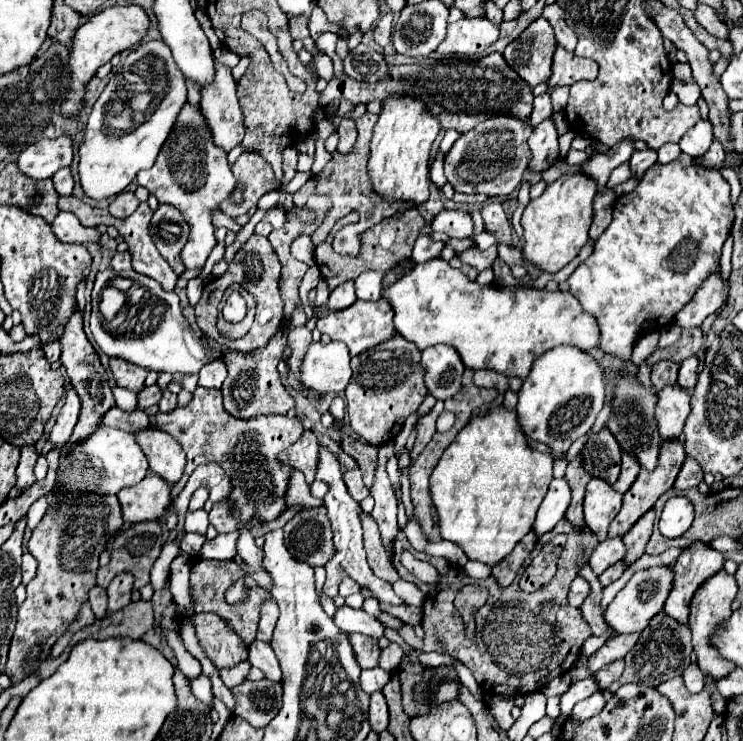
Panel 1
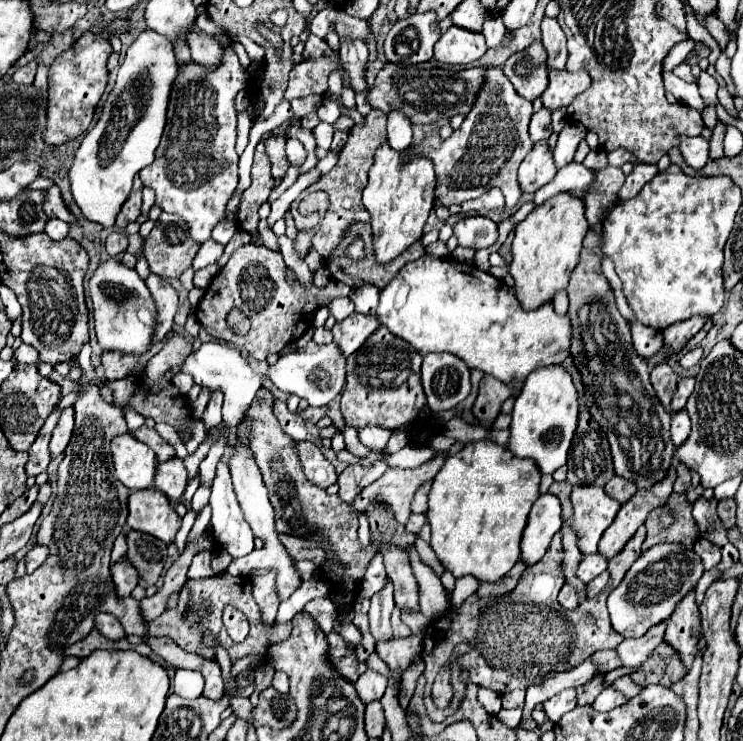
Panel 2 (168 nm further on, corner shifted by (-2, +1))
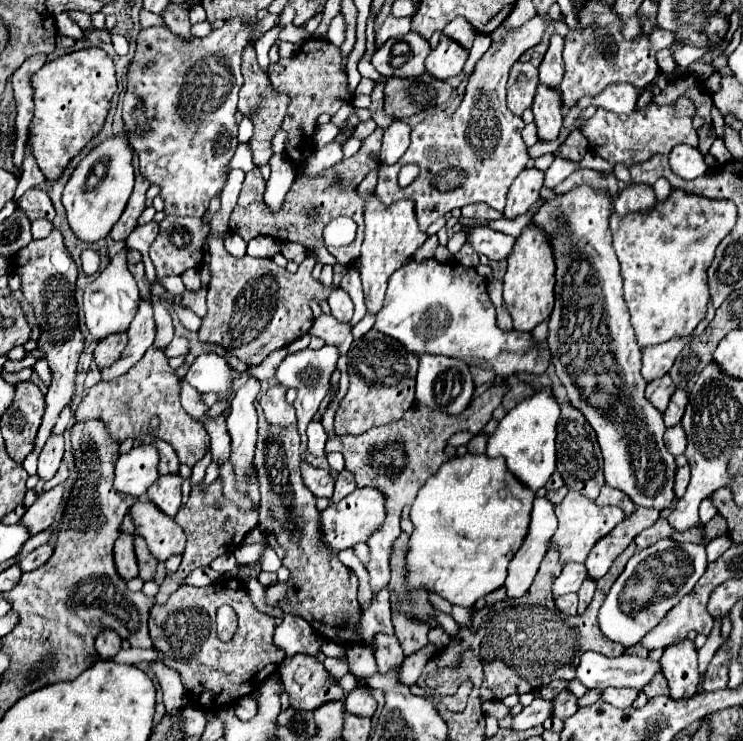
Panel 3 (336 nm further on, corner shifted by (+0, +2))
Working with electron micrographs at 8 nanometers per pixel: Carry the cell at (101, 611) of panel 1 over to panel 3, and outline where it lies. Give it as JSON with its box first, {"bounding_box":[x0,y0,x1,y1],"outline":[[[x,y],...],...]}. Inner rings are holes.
{"bounding_box":[95,630,121,658],"outline":[[[101,630],[95,638],[95,648],[101,658],[111,658],[121,650],[121,636],[115,630]]]}

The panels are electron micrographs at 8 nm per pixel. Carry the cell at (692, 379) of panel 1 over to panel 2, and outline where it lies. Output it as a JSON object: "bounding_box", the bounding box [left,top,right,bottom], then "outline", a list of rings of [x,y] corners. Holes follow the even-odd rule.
{"bounding_box":[671,377,695,413],"outline":[[[687,377],[687,379],[679,381],[677,391],[673,395],[673,401],[671,401],[671,413],[677,413],[677,411],[685,409],[685,403],[687,403],[689,395],[693,393],[693,387],[695,387],[695,379],[693,377]]]}

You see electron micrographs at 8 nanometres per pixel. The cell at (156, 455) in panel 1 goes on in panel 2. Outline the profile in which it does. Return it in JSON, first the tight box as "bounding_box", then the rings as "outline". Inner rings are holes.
{"bounding_box":[153,459,187,503],"outline":[[[169,459],[167,463],[159,463],[153,487],[161,491],[171,503],[179,501],[187,485],[187,469],[181,459]]]}

